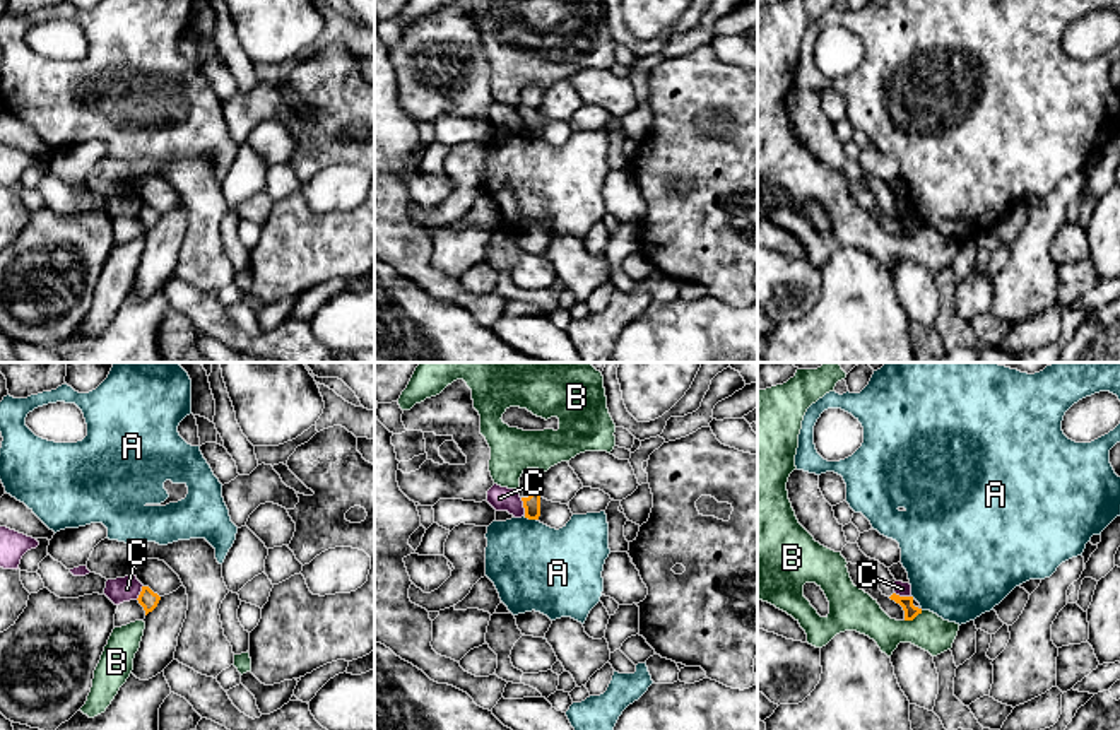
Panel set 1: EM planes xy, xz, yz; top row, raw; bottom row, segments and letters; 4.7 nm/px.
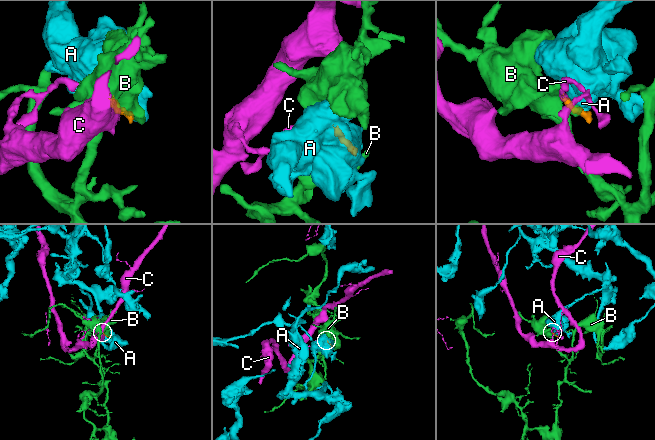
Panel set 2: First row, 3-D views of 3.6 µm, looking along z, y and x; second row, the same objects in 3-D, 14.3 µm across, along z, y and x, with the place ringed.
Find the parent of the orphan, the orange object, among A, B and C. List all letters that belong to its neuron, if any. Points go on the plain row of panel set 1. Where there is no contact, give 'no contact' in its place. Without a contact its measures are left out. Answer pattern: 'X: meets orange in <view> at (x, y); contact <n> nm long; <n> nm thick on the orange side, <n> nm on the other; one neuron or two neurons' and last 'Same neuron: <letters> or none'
A: meets orange in xz at (530, 135); contact 70 nm long; 80 nm thick on the orange side, 400 nm on the other; two neurons
B: meets orange in yz at (913, 235); contact 100 nm long; 60 nm thick on the orange side, 180 nm on the other; two neurons
C: meets orange in xz at (524, 123); contact 90 nm long; 80 nm thick on the orange side, 110 nm on the other; two neurons
Same neuron: none

